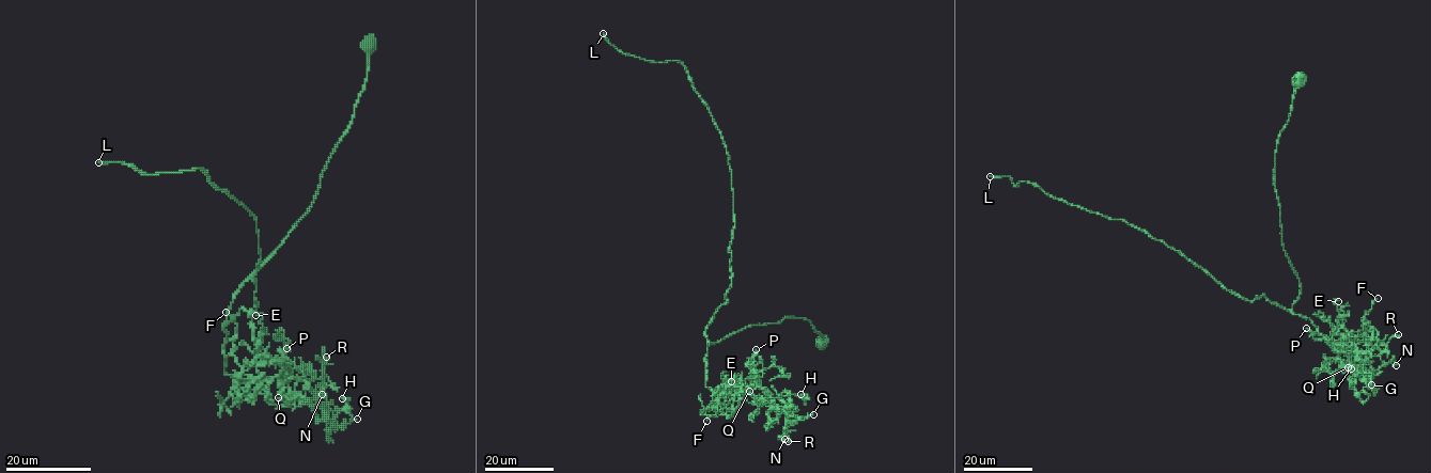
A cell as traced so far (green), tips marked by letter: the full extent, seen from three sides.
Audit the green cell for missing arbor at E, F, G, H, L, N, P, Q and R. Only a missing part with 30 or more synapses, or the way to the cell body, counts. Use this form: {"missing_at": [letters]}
{"missing_at": ["L"]}

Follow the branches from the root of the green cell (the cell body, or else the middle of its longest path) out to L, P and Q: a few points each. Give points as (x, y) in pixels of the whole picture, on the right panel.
L: (1299, 80), (1274, 168), (1282, 246), (1301, 287), (1290, 310), (1233, 294), (1122, 220), (990, 176)
P: (1299, 80), (1274, 168), (1282, 246), (1301, 287), (1292, 312), (1347, 352), (1337, 355), (1306, 328)
Q: (1299, 80), (1274, 168), (1282, 246), (1301, 287), (1292, 312), (1346, 349), (1351, 343), (1360, 363), (1348, 367)

